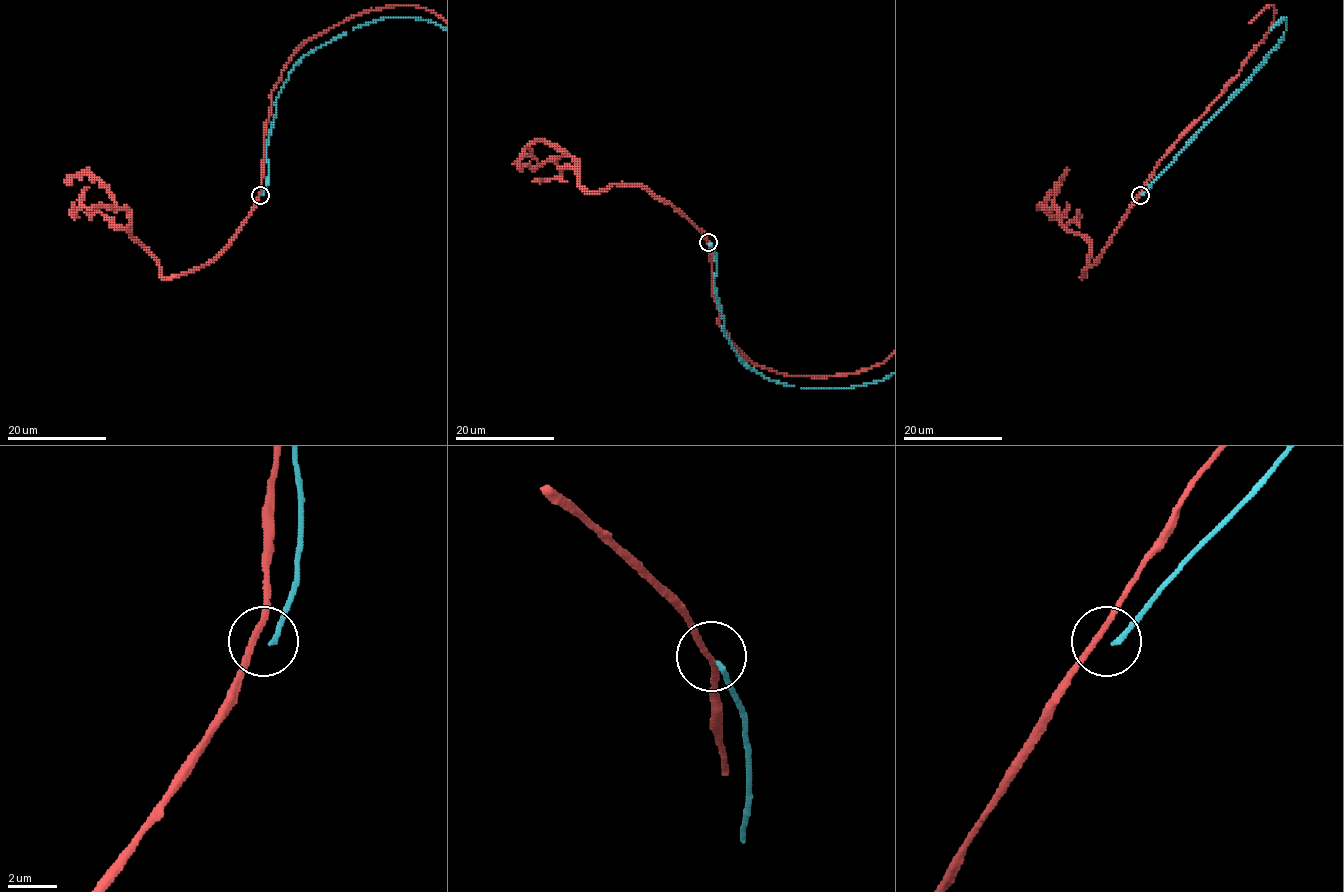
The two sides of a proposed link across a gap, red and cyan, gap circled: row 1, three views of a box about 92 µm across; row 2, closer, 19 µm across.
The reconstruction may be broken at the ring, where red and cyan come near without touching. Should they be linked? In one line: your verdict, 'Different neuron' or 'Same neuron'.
Different neuron

